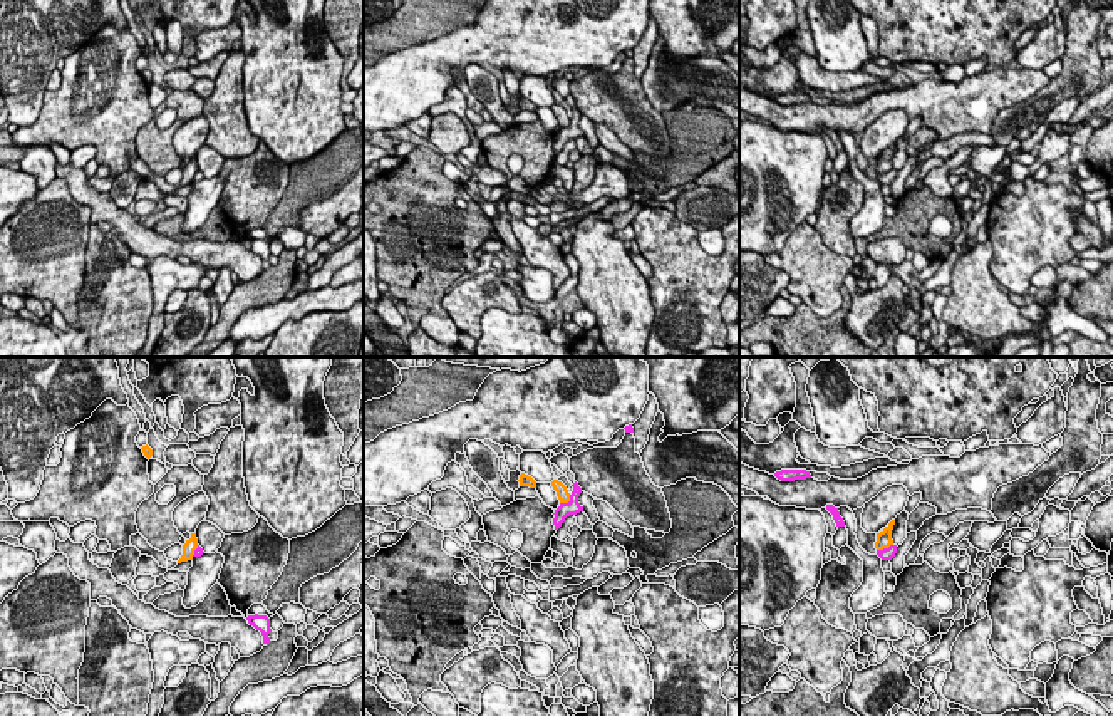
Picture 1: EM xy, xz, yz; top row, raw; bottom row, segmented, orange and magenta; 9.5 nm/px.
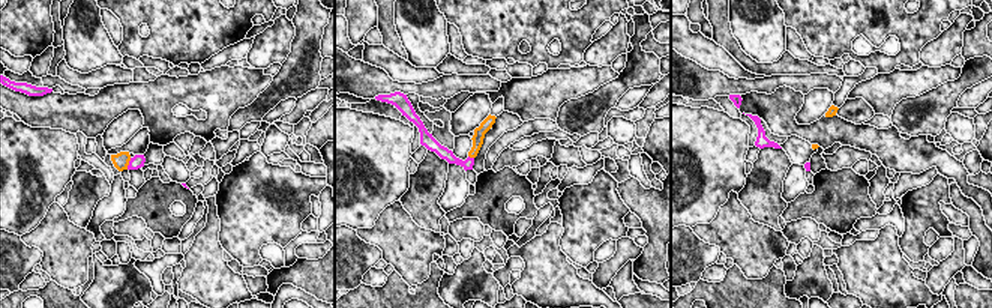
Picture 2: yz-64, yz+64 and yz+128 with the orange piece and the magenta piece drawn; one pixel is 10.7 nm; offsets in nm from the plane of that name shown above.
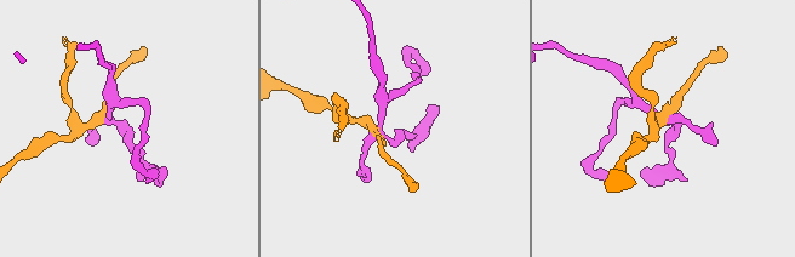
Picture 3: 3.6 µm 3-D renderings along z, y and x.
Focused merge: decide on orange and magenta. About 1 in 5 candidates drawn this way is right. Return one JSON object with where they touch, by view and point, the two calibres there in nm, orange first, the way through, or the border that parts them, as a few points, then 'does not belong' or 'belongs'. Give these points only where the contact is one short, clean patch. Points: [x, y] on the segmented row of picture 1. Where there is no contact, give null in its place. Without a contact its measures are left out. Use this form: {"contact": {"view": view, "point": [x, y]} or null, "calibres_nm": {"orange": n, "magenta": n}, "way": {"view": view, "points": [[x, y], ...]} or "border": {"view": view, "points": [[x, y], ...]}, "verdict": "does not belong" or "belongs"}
{"contact": {"view": "yz", "point": [884, 547]}, "calibres_nm": {"orange": 160, "magenta": 130}, "border": {"view": "yz", "points": [[892, 544], [877, 550]]}, "verdict": "does not belong"}

